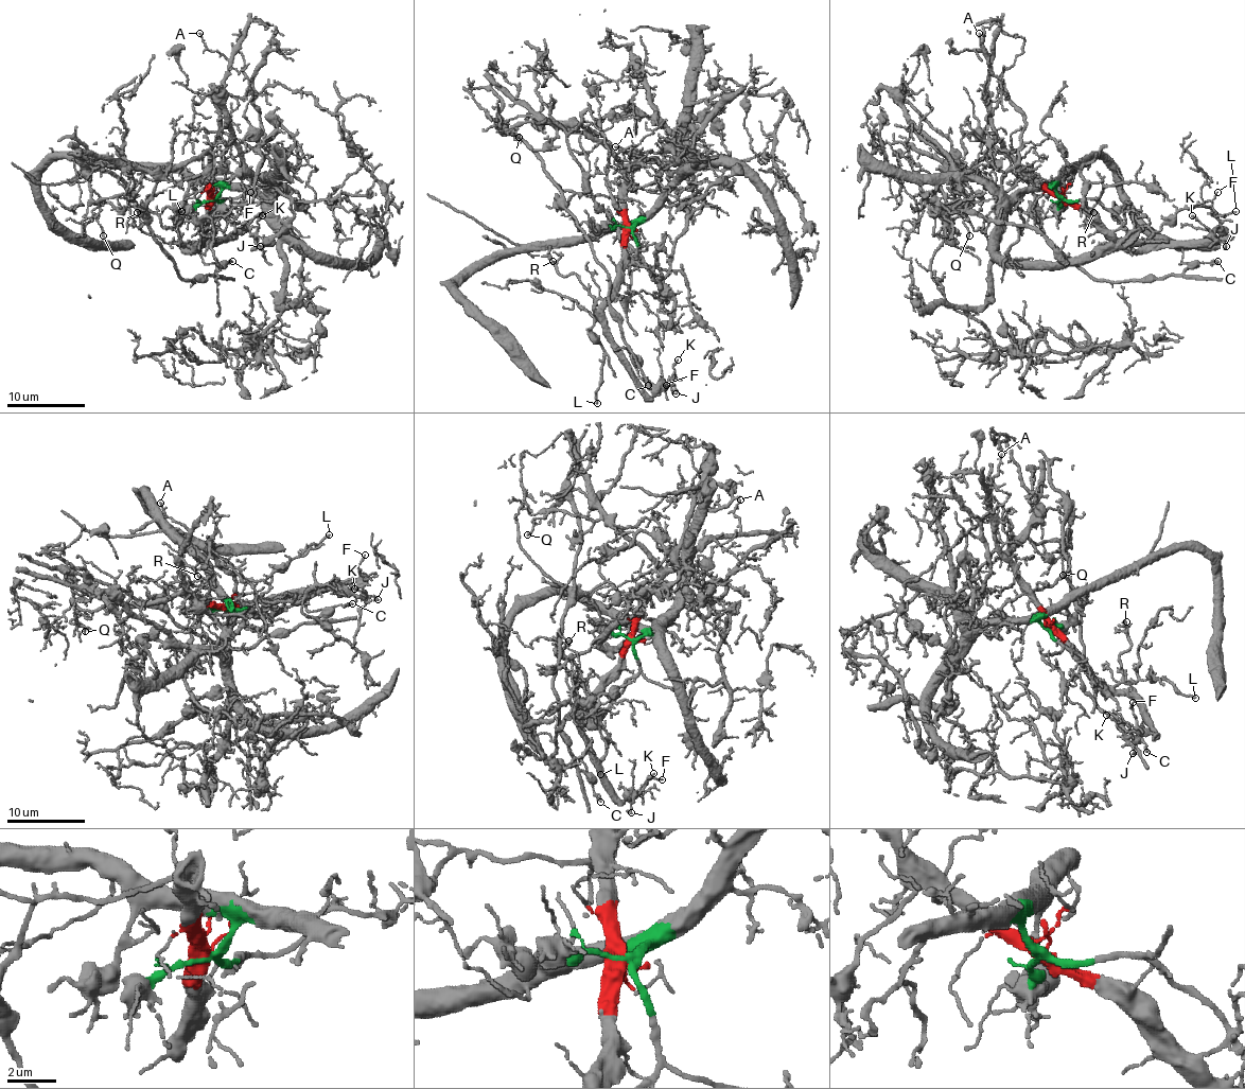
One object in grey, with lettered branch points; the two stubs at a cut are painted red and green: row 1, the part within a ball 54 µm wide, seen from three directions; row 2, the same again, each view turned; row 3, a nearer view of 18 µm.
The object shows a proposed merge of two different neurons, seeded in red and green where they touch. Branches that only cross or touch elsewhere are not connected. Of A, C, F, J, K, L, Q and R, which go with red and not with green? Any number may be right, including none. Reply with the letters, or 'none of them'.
A, C, F, J, K, L, Q, R

